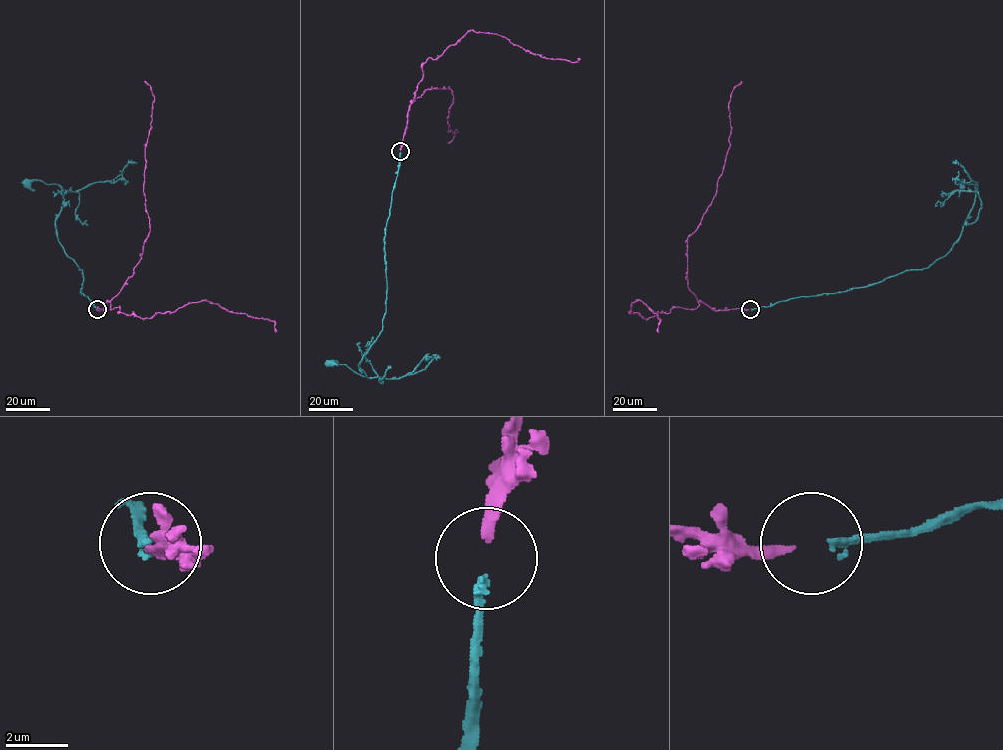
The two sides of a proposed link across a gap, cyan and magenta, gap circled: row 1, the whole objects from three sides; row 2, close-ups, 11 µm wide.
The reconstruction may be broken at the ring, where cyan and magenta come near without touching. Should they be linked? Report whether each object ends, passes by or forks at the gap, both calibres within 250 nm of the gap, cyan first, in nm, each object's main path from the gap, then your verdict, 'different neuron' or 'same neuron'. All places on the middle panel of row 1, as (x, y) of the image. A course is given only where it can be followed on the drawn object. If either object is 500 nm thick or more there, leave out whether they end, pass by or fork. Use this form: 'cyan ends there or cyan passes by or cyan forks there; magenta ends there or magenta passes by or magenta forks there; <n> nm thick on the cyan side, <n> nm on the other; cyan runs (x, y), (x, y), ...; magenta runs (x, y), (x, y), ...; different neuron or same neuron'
cyan ends there; magenta ends there; 240 nm thick on the cyan side, 280 nm on the other; cyan runs (400, 152), (385, 228), (385, 314), (379, 336), (359, 363), (366, 377), (345, 364), (329, 363); magenta runs (400, 150), (409, 105), (428, 89), (449, 89), (454, 97), (448, 124), (450, 131), (458, 132), (448, 143); same neuron

